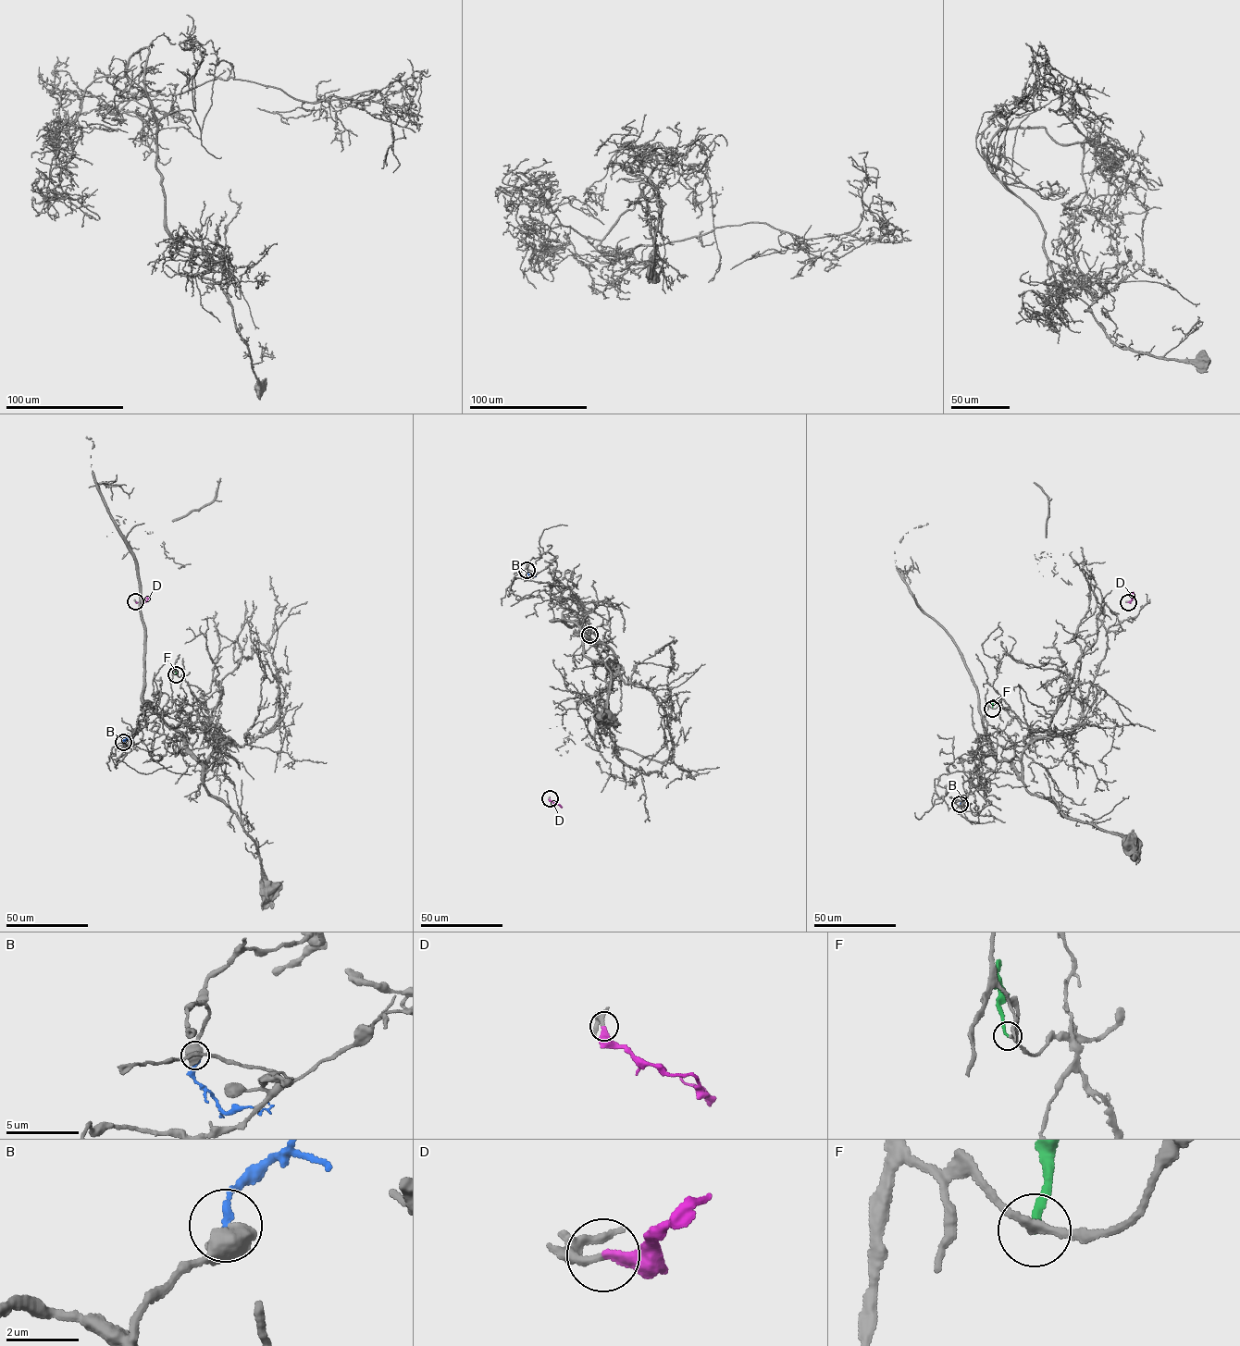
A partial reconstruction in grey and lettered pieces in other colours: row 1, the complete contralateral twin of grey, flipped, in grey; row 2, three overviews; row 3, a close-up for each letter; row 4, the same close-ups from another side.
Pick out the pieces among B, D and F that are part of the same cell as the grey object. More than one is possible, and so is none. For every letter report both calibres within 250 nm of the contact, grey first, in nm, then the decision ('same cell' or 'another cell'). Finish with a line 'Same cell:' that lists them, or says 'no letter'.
B: 700/180 nm | another cell
D: 240/280 nm | same cell
F: 200/190 nm | same cell
Same cell: D, F

